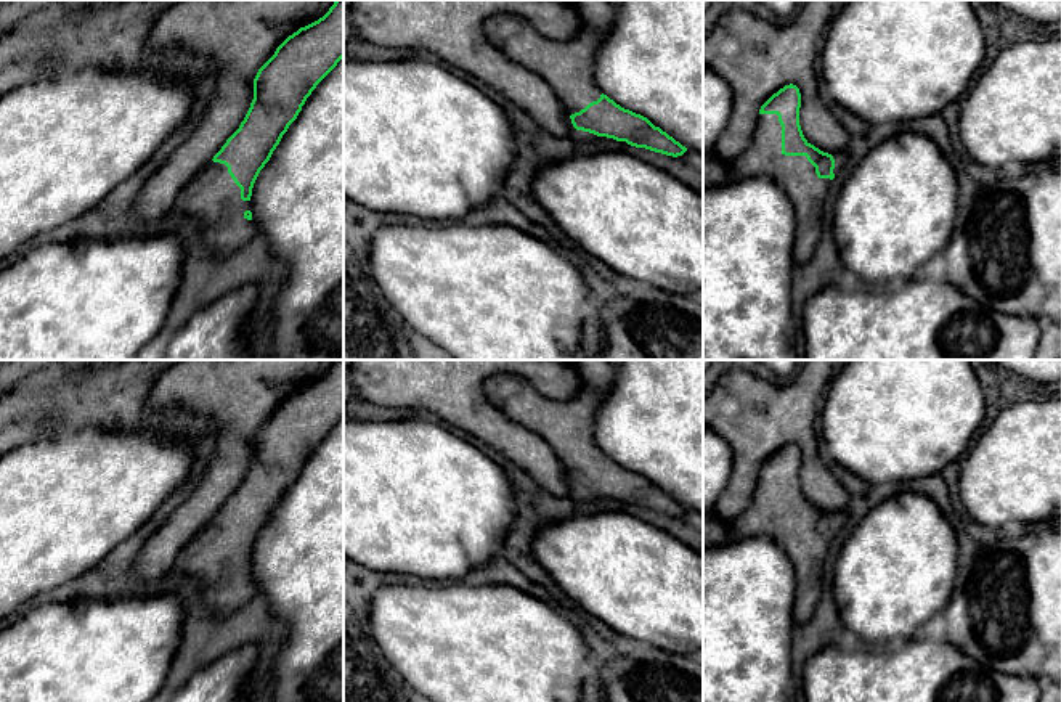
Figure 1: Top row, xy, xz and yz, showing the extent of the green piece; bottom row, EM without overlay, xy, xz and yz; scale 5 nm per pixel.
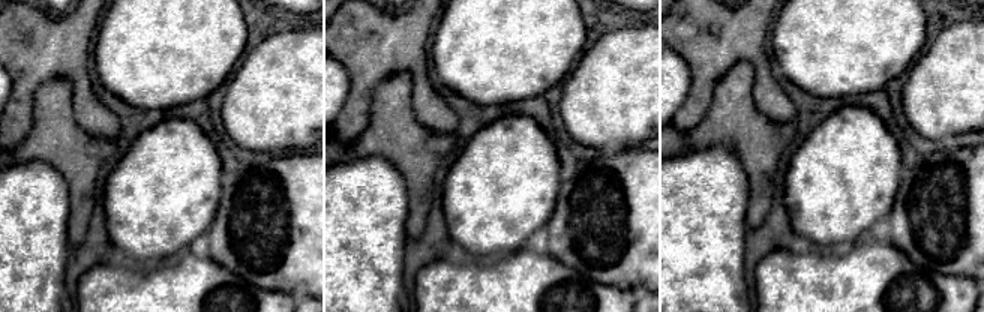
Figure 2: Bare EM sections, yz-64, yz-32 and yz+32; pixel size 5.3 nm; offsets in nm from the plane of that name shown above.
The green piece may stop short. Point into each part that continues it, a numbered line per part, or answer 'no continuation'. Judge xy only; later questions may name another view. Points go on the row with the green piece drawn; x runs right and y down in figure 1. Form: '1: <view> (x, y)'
1: xy (211, 196)

